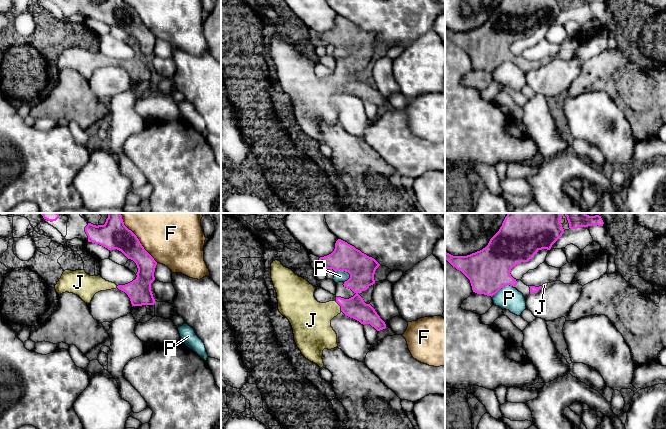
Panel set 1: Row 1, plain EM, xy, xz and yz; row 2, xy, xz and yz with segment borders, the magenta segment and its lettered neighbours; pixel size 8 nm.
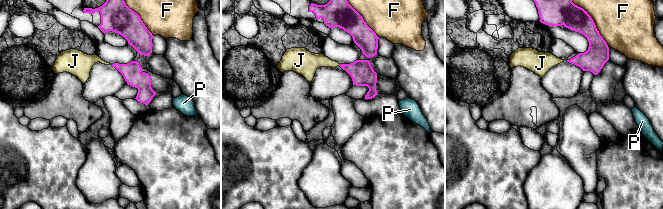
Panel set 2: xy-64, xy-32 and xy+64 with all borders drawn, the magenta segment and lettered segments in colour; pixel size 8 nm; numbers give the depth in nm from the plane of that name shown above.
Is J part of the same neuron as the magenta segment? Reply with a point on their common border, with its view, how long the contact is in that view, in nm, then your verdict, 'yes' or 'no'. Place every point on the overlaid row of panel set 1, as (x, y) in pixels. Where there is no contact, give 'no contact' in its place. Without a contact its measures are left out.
meets magenta in xz at (340, 305); contact 90 nm long; yes

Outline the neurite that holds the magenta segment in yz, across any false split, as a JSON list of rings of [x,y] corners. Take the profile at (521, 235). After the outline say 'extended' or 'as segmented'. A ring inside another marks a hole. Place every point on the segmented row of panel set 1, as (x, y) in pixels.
[[[508,213],[499,231],[490,239],[488,245],[480,251],[467,256],[453,256],[445,252],[445,259],[469,280],[473,292],[487,296],[495,295],[504,286],[510,285],[523,294],[524,297],[536,293],[542,286],[527,286],[521,280],[514,279],[510,271],[521,262],[528,262],[542,249],[550,250],[552,245],[562,236],[564,229],[561,224],[562,213]]] | extended

